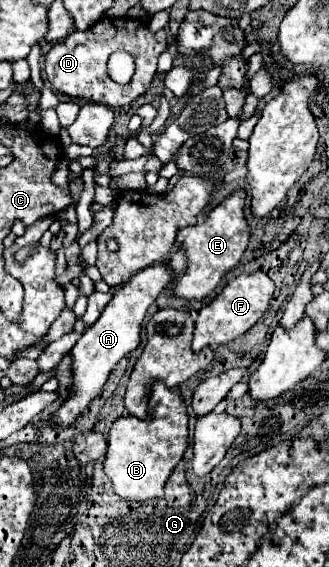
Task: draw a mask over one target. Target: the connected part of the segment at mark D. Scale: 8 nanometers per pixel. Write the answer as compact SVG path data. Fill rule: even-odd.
M103 17L85 31L73 31L65 41L53 45L45 55L45 75L53 89L69 95L71 99L83 99L91 103L101 103L107 107L121 107L133 103L137 97L147 93L155 73L159 55L167 49L165 29L151 33L147 21L139 19L109 19ZM113 51L127 51L135 59L135 75L131 83L119 85L107 75L107 59Z

